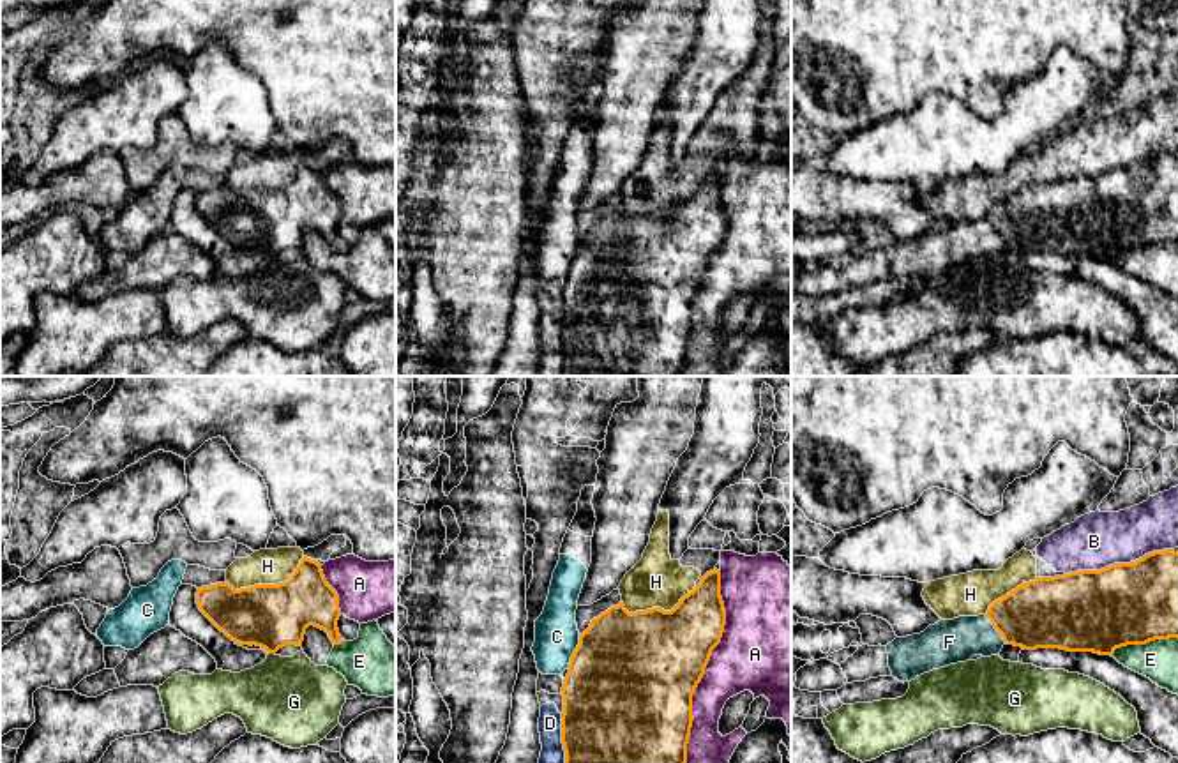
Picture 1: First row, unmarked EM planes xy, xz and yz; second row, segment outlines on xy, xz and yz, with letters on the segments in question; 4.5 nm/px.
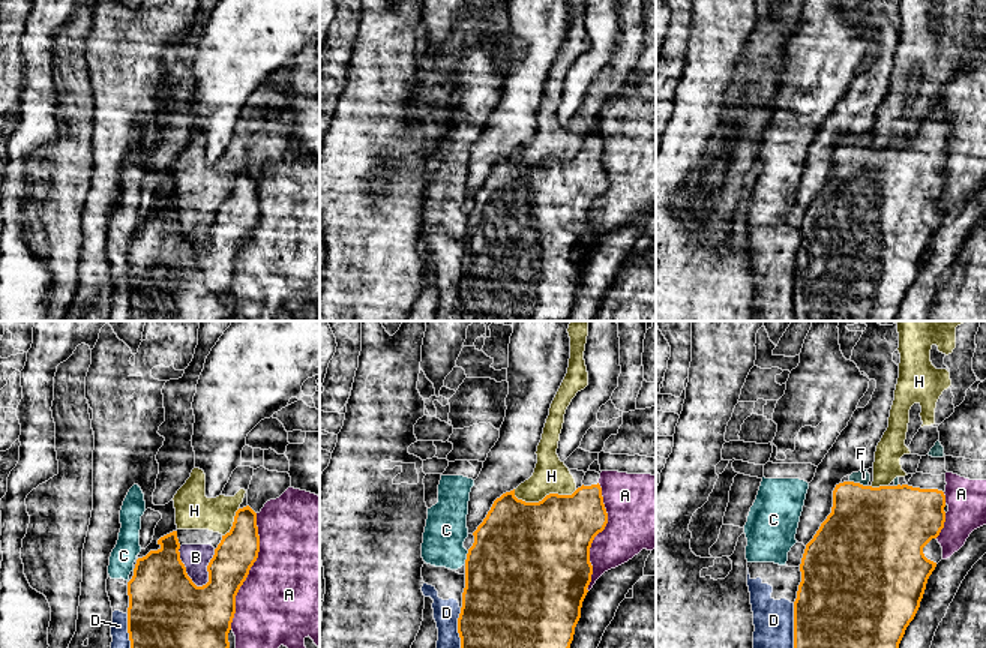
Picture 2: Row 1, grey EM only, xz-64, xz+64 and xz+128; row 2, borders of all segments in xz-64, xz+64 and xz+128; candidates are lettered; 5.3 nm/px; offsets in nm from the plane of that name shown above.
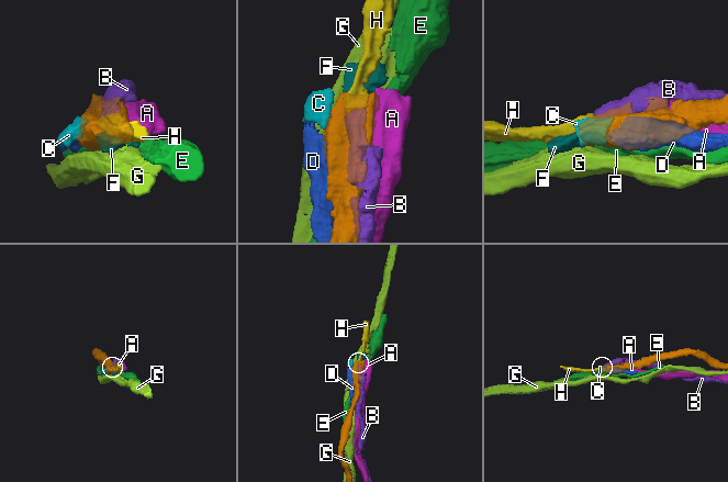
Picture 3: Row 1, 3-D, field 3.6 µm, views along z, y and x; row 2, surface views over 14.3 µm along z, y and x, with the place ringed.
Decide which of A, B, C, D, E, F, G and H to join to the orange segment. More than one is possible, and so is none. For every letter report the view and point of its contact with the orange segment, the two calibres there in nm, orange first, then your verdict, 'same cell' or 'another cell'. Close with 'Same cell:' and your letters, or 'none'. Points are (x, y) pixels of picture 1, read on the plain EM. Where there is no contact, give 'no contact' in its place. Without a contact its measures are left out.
A: xz (703, 276) | 480/340 nm | another cell
B: yz (1118, 168) | 380/260 nm | another cell
C: xz (574, 255) | 500/200 nm | another cell
D: xz (562, 347) | 500/120 nm | another cell
E: yz (1143, 248) | 380/180 nm | another cell
F: yz (998, 235) | 320/200 nm | same cell
G: xy (272, 256) | 280/400 nm | another cell
H: xy (267, 189) | 280/160 nm | another cell
Same cell: F

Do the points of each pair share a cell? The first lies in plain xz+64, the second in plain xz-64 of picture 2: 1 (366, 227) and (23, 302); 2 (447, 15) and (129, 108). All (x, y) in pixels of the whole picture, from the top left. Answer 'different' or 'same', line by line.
1: different
2: same

